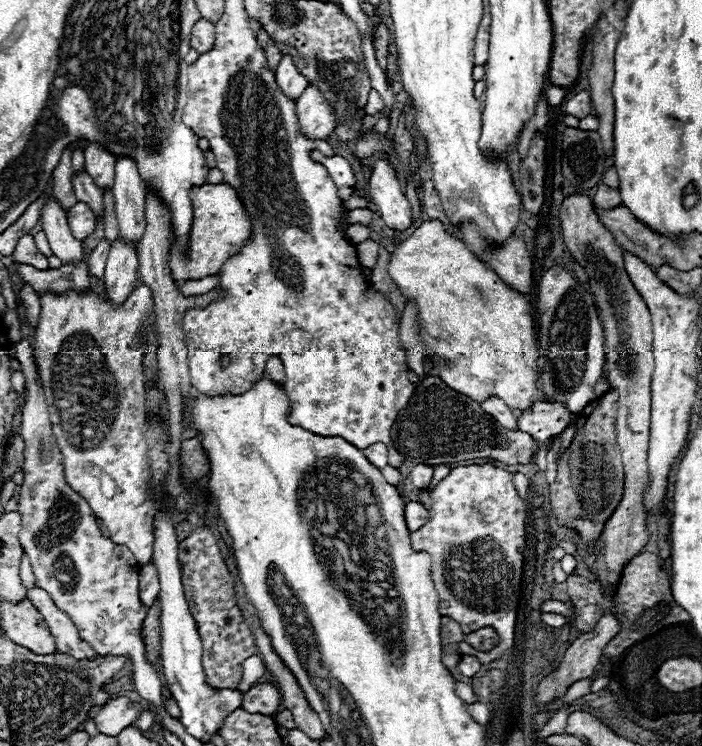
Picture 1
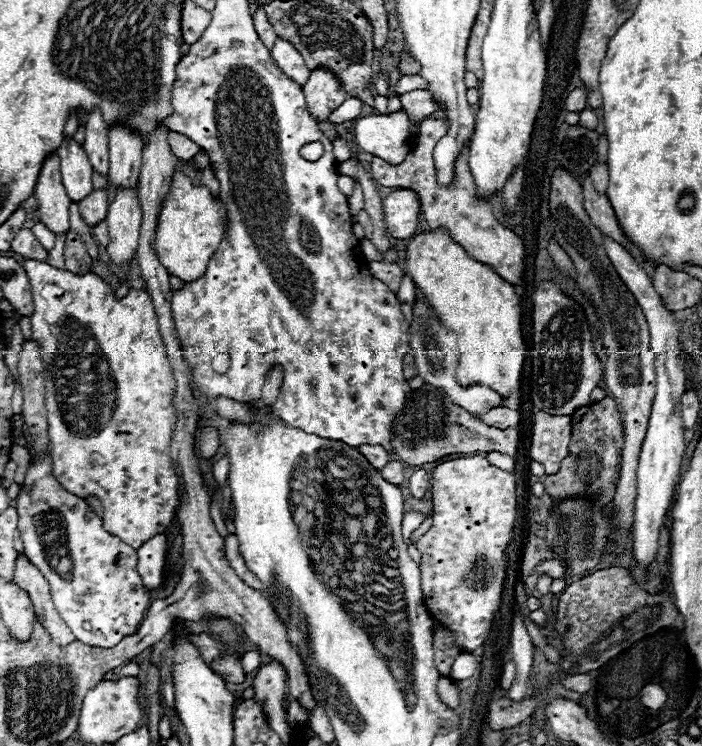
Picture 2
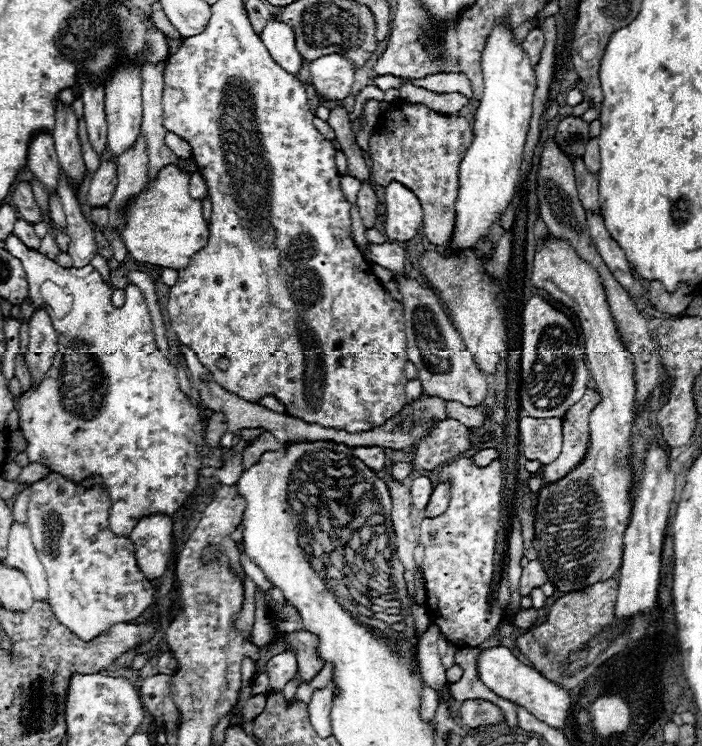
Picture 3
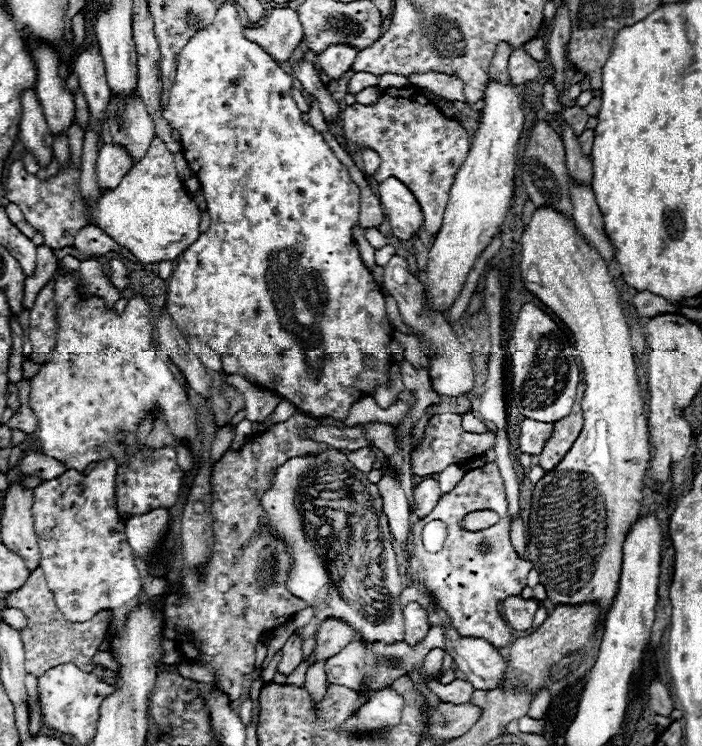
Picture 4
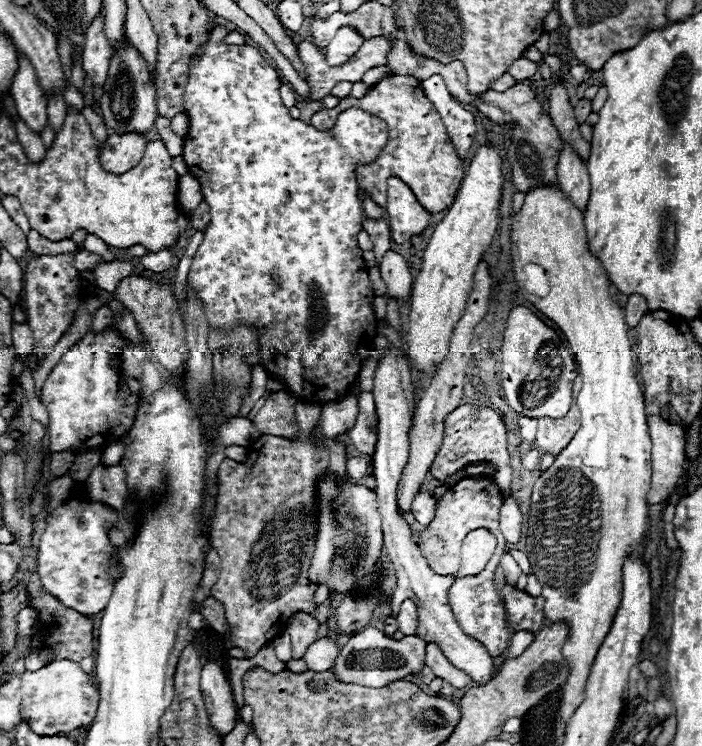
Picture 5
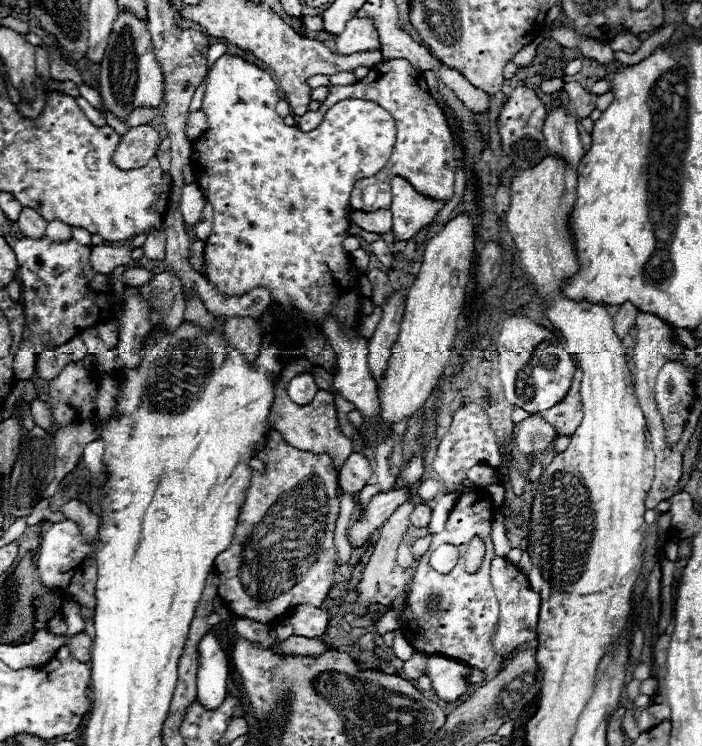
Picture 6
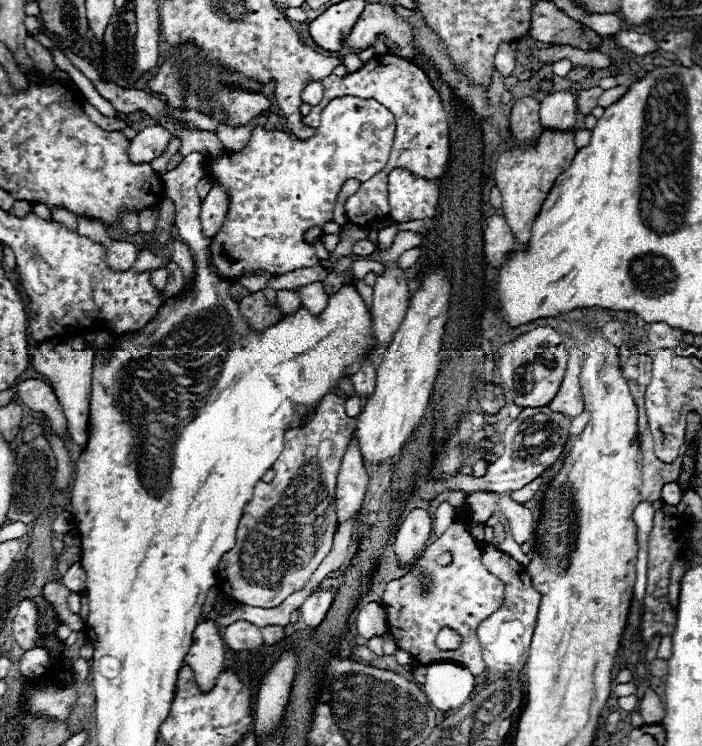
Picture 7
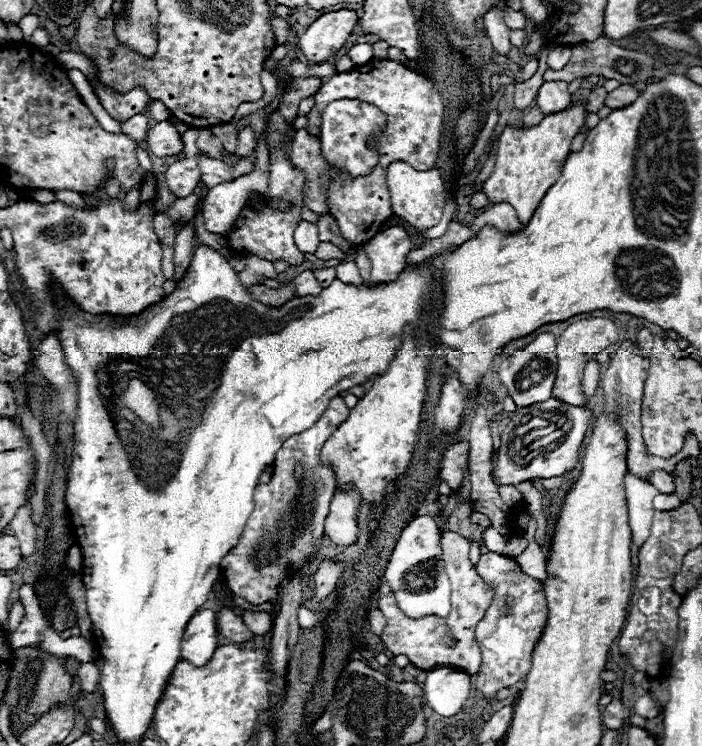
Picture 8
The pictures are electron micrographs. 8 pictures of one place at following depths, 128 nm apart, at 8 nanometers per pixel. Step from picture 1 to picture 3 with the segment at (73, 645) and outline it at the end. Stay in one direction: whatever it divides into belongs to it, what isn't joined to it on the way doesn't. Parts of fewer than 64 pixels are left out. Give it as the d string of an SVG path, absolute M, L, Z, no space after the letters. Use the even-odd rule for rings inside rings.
M18 522L12 524L10 536L8 536L6 564L26 574L36 600L48 600L48 584L46 584L44 566L40 564L36 556L30 528L26 524L18 524Z

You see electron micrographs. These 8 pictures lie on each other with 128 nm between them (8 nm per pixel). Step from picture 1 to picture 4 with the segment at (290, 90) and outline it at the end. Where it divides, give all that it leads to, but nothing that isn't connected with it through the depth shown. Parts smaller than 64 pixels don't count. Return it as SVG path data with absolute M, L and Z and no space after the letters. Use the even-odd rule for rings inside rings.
M274 8L260 28L246 28L244 38L258 43L274 60L290 60L296 44L302 40L302 24L294 8Z

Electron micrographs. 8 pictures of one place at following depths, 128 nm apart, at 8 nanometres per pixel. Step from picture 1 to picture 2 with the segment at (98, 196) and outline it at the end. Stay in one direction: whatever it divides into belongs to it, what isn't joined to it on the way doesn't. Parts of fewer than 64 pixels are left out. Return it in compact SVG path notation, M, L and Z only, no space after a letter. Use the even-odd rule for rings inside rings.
M64 136L56 154L60 158L60 174L62 174L66 194L72 202L80 202L94 190L92 164L90 164L84 148L80 144L76 144L74 138Z

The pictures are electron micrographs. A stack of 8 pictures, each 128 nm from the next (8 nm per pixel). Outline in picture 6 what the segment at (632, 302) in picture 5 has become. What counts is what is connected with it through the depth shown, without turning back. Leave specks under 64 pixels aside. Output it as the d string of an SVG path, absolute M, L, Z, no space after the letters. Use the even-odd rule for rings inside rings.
M624 302L622 306L620 306L620 310L614 314L614 332L616 332L616 336L622 340L626 334L628 334L628 330L636 324L636 316L638 316L638 308L634 306L634 304L630 304L630 302Z

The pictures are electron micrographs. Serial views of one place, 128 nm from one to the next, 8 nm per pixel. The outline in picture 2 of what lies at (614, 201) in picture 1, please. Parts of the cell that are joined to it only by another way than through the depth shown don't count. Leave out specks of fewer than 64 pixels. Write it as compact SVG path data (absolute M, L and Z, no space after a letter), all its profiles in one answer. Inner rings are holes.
M596 162L590 168L590 178L592 178L592 184L596 186L596 190L606 194L606 188L608 188L608 170L606 170L606 164Z

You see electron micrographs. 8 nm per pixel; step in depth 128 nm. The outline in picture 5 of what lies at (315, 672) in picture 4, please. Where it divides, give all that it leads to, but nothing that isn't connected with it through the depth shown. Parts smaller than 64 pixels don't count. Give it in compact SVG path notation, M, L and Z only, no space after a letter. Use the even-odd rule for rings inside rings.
M326 636L326 638L320 638L320 640L312 642L312 644L306 648L302 660L308 664L310 670L320 672L320 670L332 668L332 664L334 664L334 660L336 660L338 654L340 654L340 648L338 648L336 640Z

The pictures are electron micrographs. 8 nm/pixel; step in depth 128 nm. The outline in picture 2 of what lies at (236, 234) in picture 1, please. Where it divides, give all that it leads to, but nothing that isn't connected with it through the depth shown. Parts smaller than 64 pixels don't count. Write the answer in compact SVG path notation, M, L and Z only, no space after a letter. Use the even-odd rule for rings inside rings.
M174 170L168 196L162 202L156 234L154 234L154 250L160 264L180 280L196 280L204 274L210 256L216 252L220 240L224 236L224 206L218 198L212 198L206 186L192 186L192 180L182 172Z

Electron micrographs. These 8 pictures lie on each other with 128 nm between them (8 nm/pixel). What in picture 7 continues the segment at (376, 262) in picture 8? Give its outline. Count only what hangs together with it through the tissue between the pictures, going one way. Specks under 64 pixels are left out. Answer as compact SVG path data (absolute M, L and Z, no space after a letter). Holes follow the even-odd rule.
M372 230L368 234L368 238L372 244L378 246L378 254L382 258L382 266L384 266L384 274L376 278L376 284L372 286L372 316L374 316L374 336L376 336L376 344L378 344L378 352L384 354L386 346L390 344L394 332L398 330L406 310L408 310L408 302L410 302L410 292L408 292L408 278L404 276L404 270L398 266L398 258L402 252L410 250L410 248L416 248L420 246L422 242L422 236L420 234L414 234L414 232L408 232L408 230L400 230L392 242L390 248L380 248L378 244L378 230Z

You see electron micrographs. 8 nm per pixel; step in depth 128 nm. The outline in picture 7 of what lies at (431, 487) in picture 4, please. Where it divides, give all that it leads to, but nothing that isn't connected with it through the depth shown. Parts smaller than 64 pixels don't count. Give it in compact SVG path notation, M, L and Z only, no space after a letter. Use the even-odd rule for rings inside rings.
M412 510L402 526L396 532L396 540L394 540L394 558L406 566L410 564L412 568L416 566L418 558L422 558L422 550L426 548L430 536L432 536L434 524L432 518L426 510Z

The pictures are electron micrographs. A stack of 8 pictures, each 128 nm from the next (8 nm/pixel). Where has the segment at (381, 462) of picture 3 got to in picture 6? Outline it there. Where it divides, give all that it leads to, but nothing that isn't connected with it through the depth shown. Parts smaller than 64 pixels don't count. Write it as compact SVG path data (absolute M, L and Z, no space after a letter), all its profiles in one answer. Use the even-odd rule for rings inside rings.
M352 452L340 468L338 486L340 486L342 492L348 492L348 494L356 496L370 482L370 478L372 478L370 462L362 454Z

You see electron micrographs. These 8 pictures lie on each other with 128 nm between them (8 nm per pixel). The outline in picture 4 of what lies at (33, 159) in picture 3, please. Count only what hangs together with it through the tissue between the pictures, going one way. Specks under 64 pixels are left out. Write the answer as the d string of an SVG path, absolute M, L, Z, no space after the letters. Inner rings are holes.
M32 88L22 90L22 116L20 116L20 134L22 144L38 158L42 166L48 166L52 158L52 132L46 124L42 104Z

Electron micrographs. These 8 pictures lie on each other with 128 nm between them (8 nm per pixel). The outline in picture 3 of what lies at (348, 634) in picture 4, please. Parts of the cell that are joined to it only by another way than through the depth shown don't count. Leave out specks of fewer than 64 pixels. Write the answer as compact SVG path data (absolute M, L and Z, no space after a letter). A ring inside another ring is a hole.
M292 632L292 634L280 636L280 640L274 640L274 644L278 644L278 646L282 644L284 648L296 648L296 652L298 652L298 676L304 682L314 678L324 666L324 660L318 654L318 636L316 634Z

